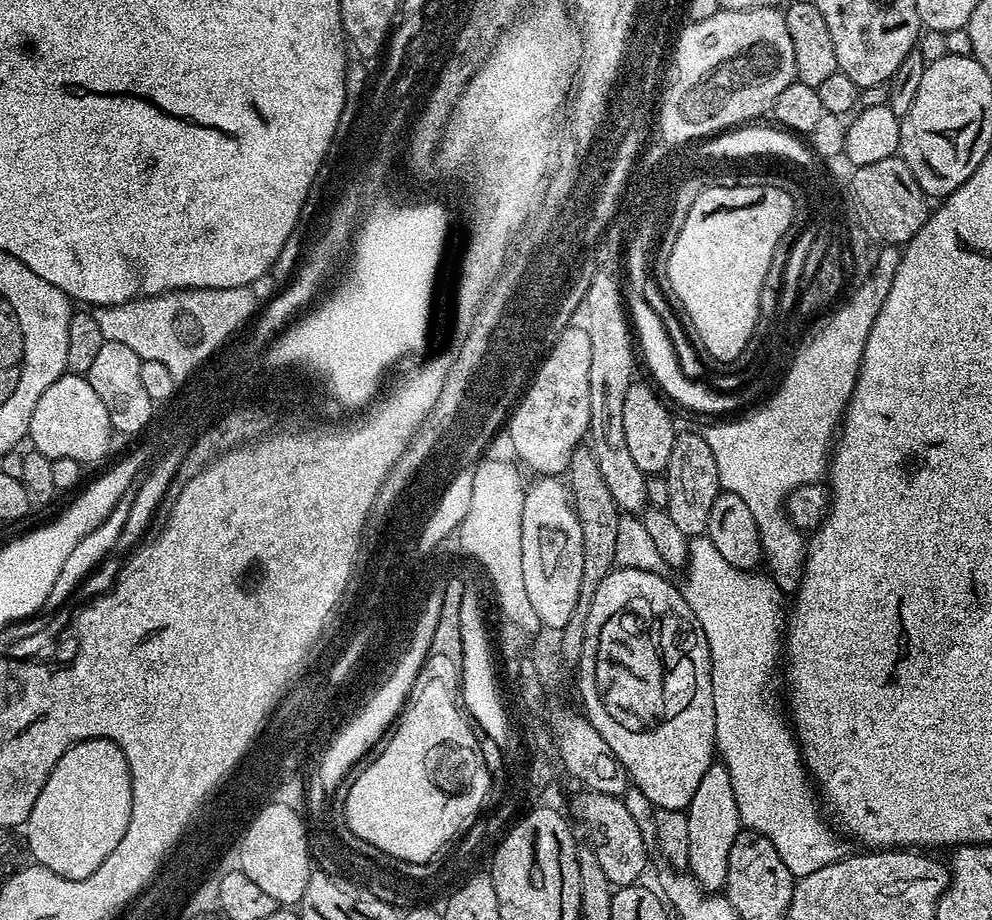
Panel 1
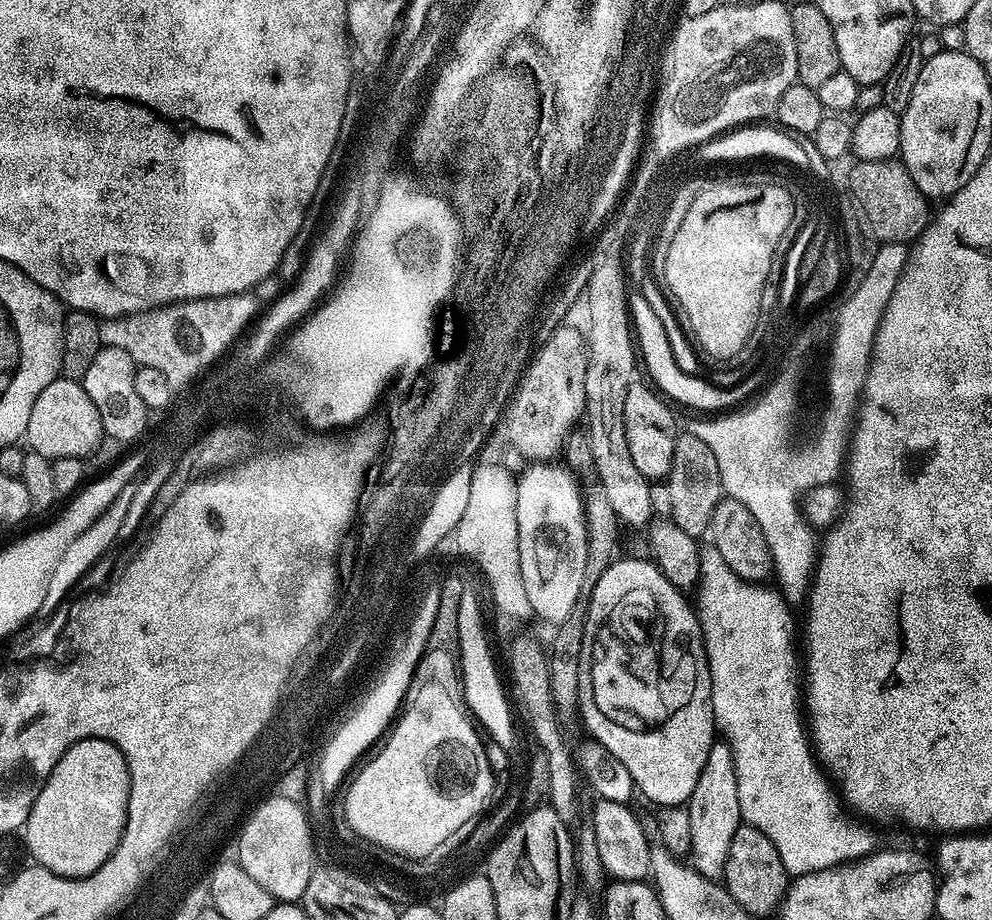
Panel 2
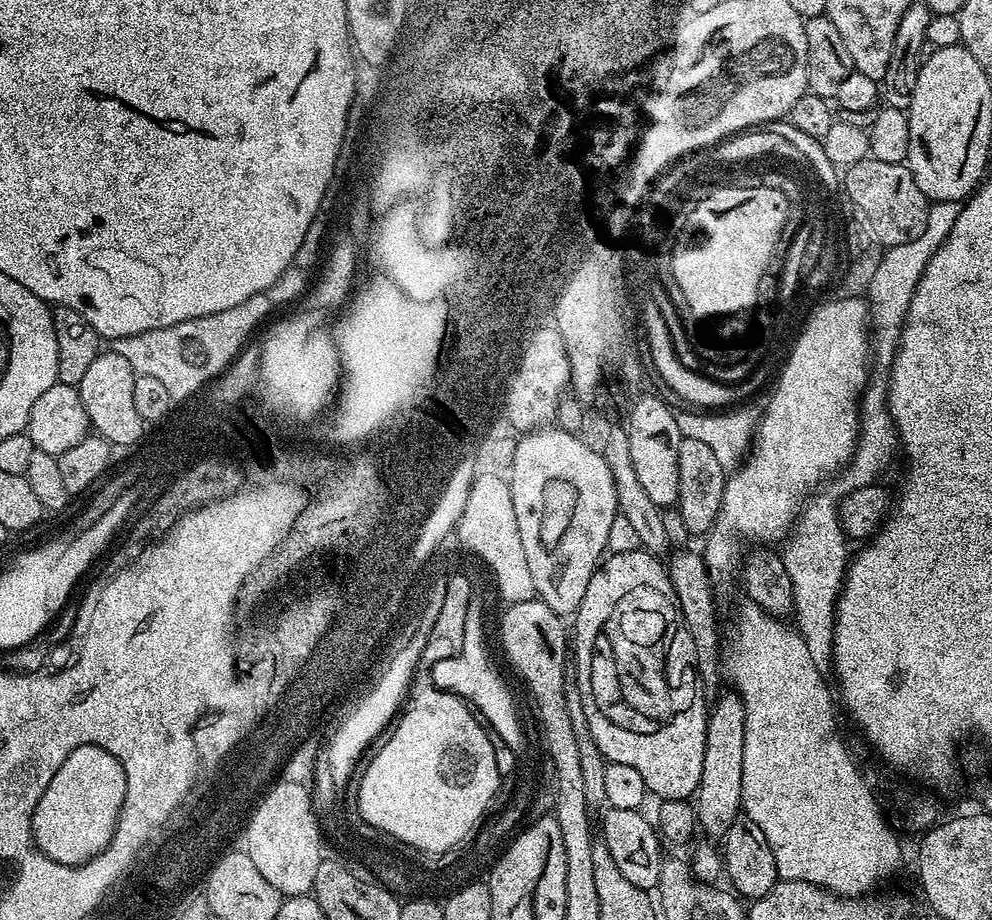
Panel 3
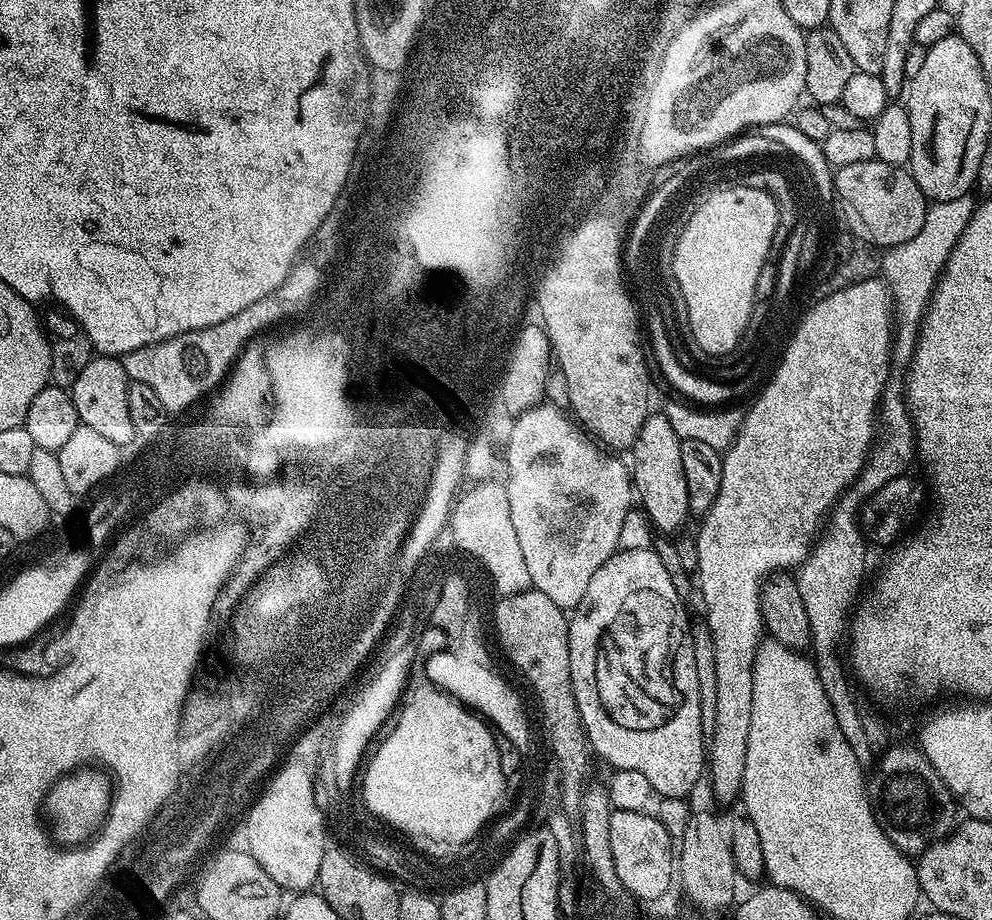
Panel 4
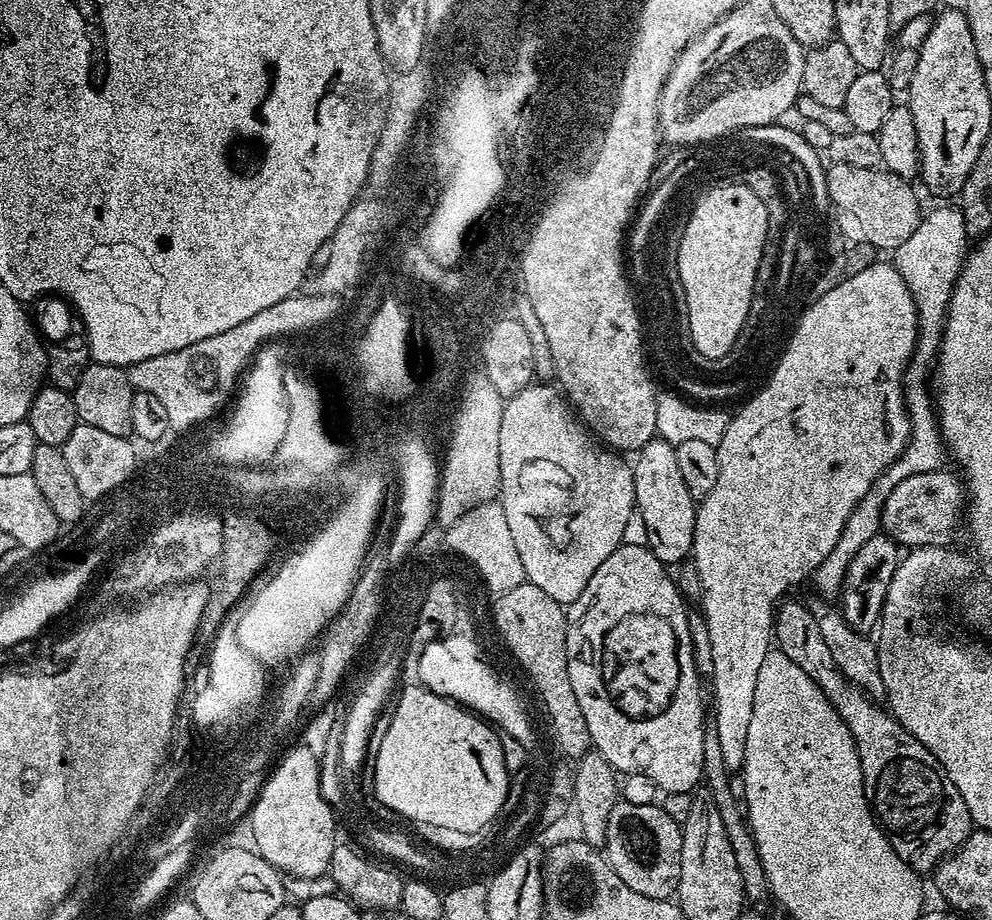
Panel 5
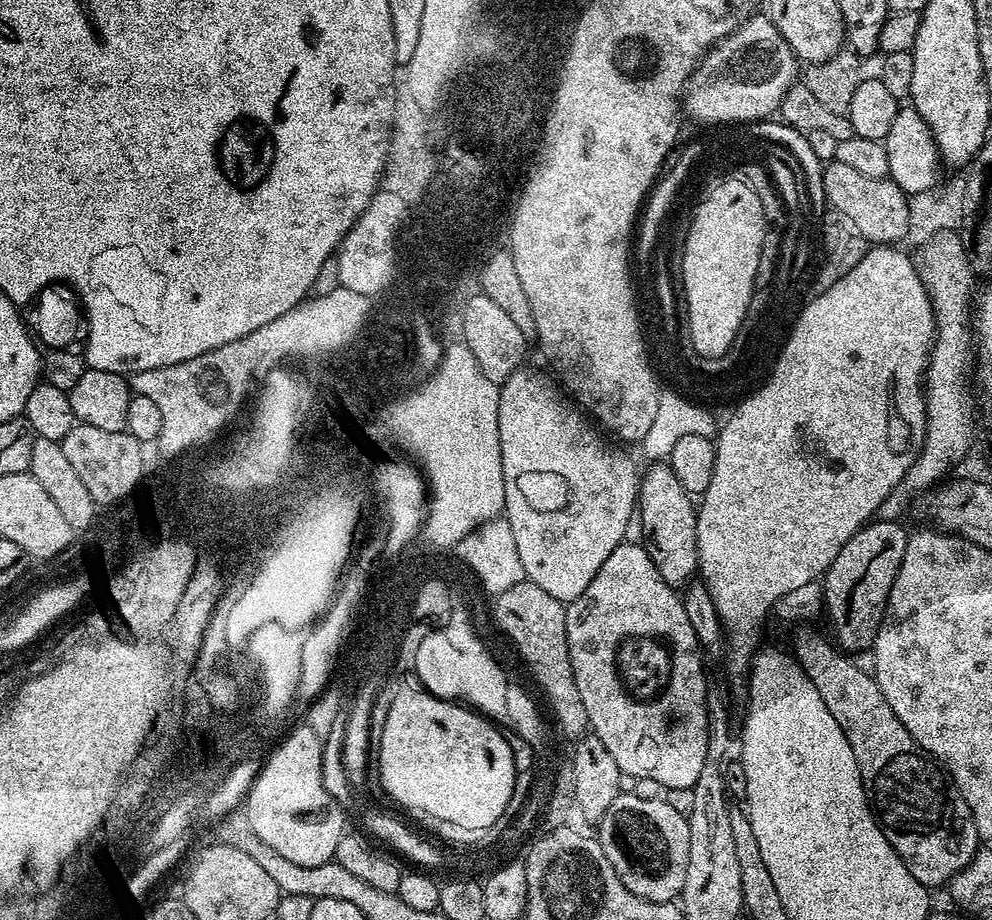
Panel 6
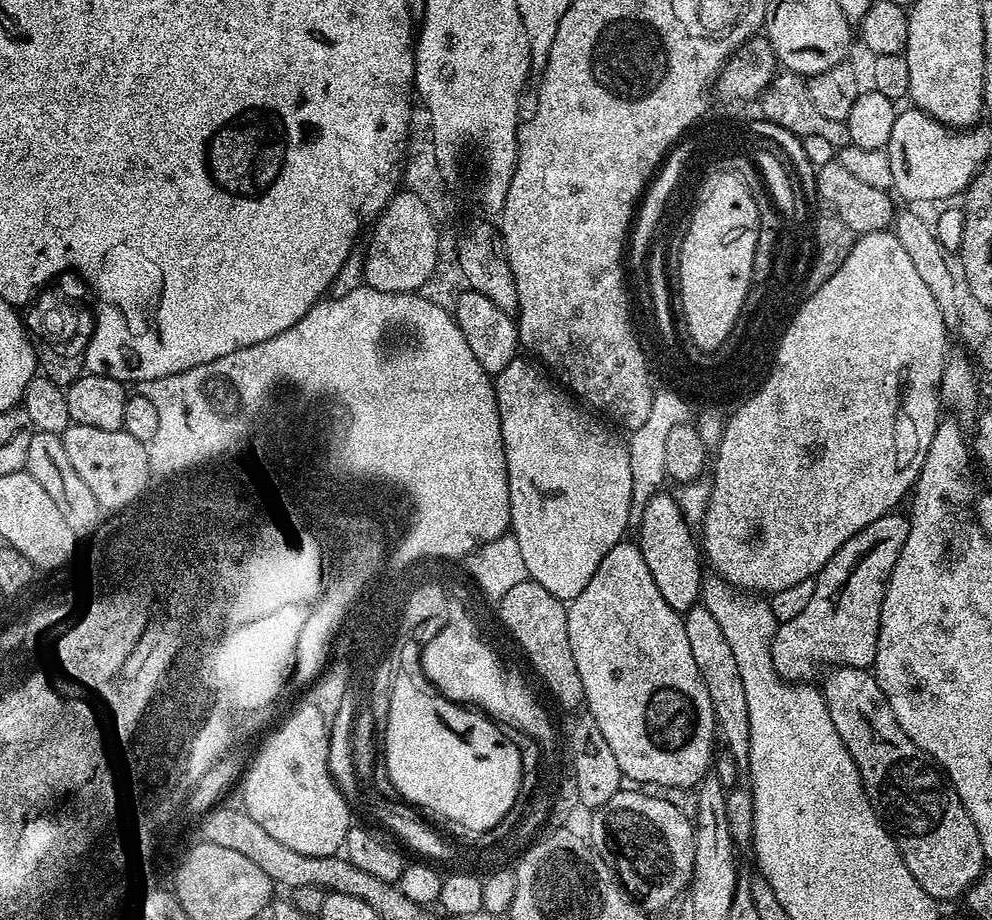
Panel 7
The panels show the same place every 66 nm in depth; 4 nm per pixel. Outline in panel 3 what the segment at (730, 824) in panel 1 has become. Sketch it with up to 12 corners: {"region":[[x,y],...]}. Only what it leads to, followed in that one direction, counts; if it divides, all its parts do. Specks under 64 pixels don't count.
{"region":[[721,691],[706,726],[697,825],[725,835],[741,813],[746,714]]}

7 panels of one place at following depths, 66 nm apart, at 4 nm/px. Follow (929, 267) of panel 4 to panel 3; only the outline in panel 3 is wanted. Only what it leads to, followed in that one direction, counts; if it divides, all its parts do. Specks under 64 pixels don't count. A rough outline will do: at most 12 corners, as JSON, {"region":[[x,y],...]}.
{"region":[[929,203],[926,230],[880,256],[870,320],[904,327],[910,298],[961,205]]}

